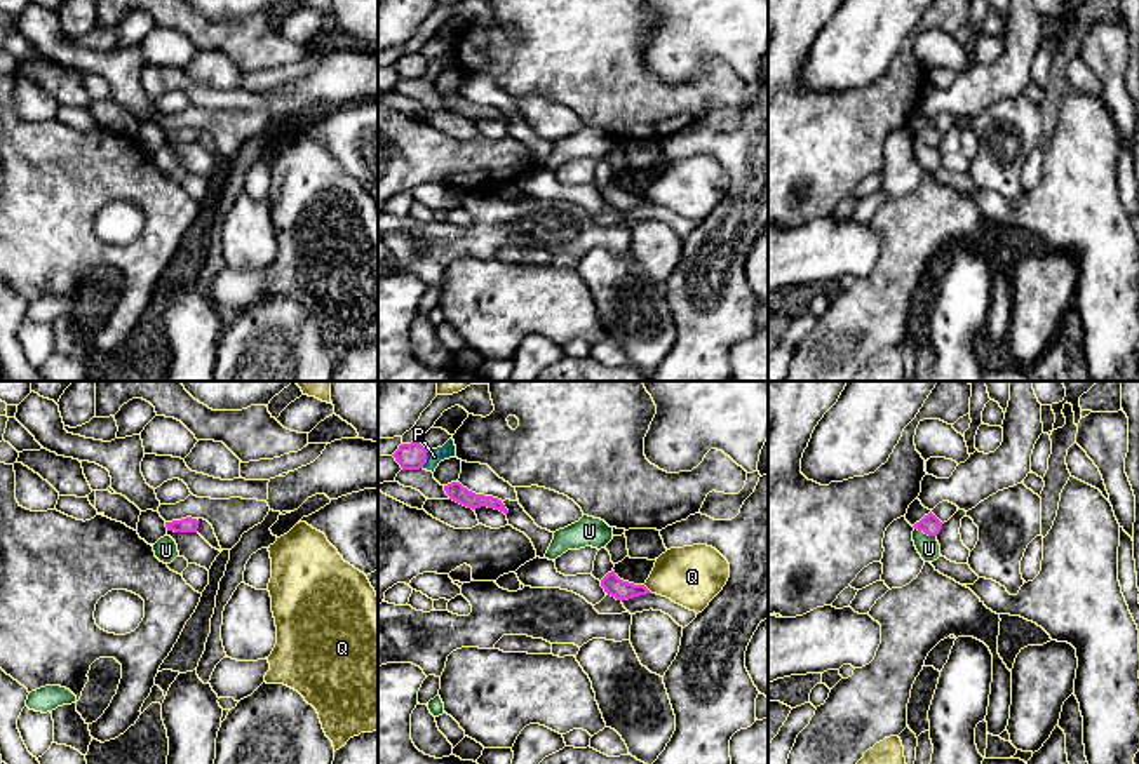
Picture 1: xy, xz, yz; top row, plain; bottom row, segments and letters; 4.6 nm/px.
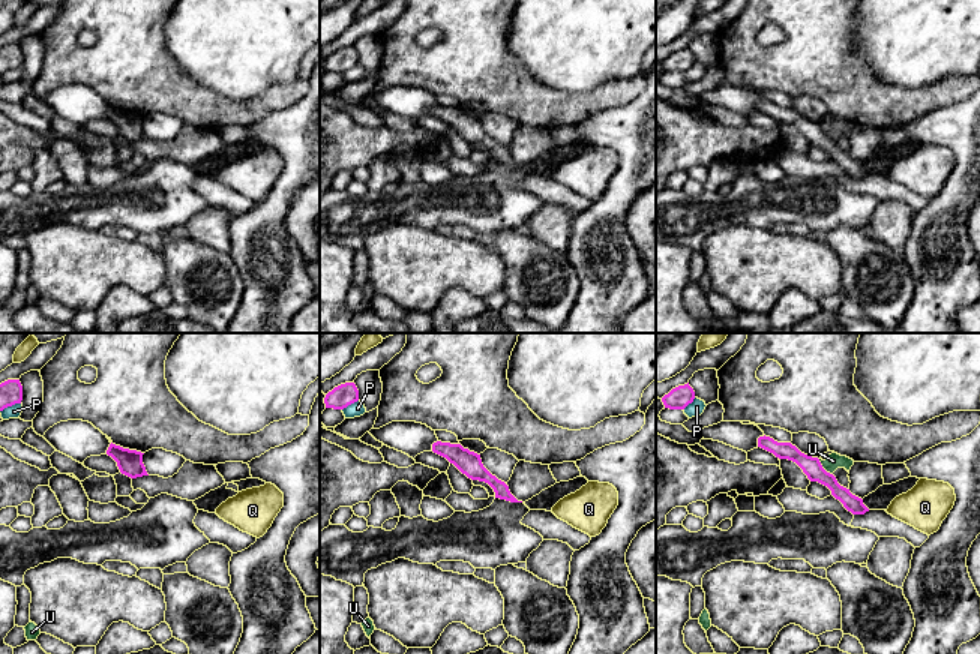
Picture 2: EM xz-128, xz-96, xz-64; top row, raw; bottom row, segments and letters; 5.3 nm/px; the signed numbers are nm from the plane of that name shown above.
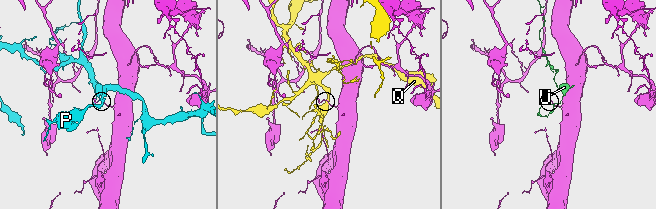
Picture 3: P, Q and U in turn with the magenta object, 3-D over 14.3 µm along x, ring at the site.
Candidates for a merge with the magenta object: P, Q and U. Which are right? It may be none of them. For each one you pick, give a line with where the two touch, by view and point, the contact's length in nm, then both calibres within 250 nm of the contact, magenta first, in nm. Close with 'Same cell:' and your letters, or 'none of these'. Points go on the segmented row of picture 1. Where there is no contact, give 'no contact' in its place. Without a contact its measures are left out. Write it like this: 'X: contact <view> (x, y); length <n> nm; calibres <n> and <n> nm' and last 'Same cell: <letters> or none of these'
Same cell: none of these

